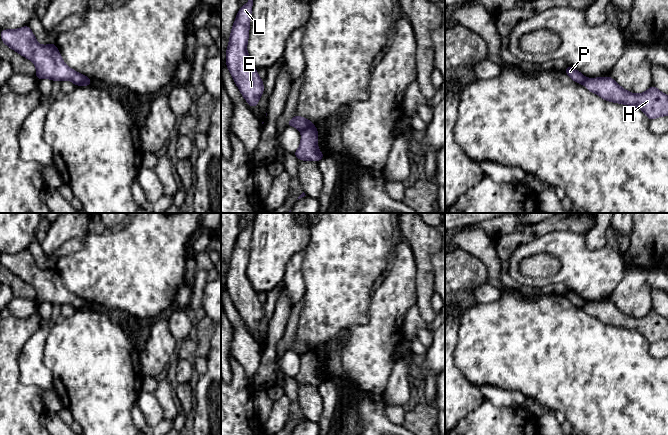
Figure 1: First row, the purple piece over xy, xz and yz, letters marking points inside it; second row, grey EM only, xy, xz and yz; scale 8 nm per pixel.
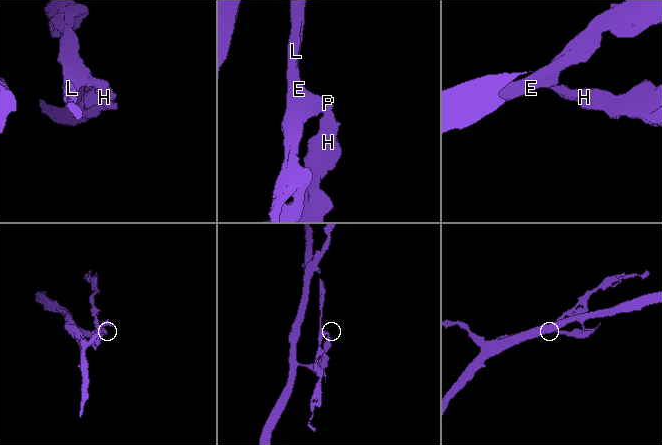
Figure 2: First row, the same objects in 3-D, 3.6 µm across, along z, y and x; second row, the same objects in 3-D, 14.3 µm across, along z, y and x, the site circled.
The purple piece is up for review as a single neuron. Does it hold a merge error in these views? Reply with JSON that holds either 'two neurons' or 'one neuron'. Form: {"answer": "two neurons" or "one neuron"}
{"answer": "two neurons"}

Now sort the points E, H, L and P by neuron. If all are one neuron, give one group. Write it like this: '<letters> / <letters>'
E L P / H

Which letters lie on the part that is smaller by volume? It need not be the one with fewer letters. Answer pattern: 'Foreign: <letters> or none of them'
Foreign: E, L, P

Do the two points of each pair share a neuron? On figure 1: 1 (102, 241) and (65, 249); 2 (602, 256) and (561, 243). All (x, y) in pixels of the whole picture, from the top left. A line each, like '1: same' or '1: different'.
1: different
2: same

